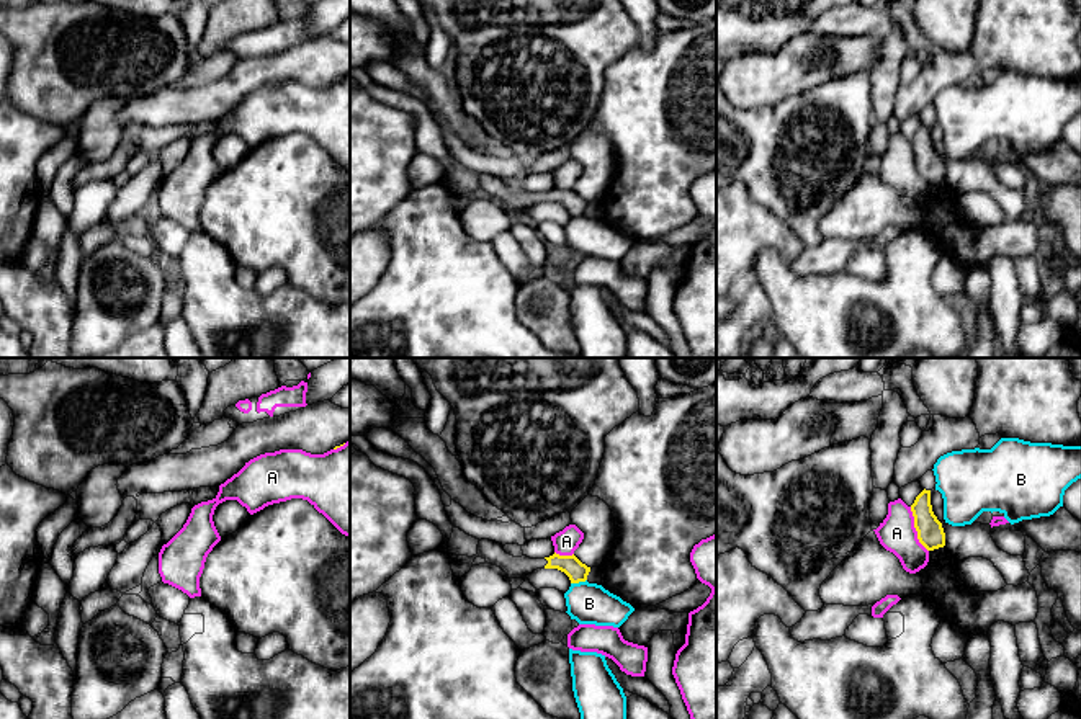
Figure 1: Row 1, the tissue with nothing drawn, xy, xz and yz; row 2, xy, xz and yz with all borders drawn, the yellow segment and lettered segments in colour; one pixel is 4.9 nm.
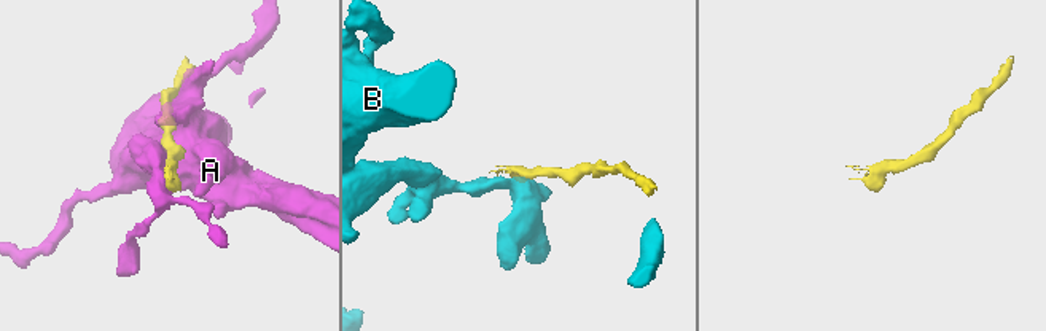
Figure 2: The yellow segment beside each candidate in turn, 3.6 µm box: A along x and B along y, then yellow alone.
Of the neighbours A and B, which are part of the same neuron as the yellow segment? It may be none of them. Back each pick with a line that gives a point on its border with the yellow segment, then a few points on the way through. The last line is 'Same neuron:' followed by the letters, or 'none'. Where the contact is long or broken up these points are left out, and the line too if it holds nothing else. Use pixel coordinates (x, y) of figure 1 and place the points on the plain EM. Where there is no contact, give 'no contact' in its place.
Same neuron: none

